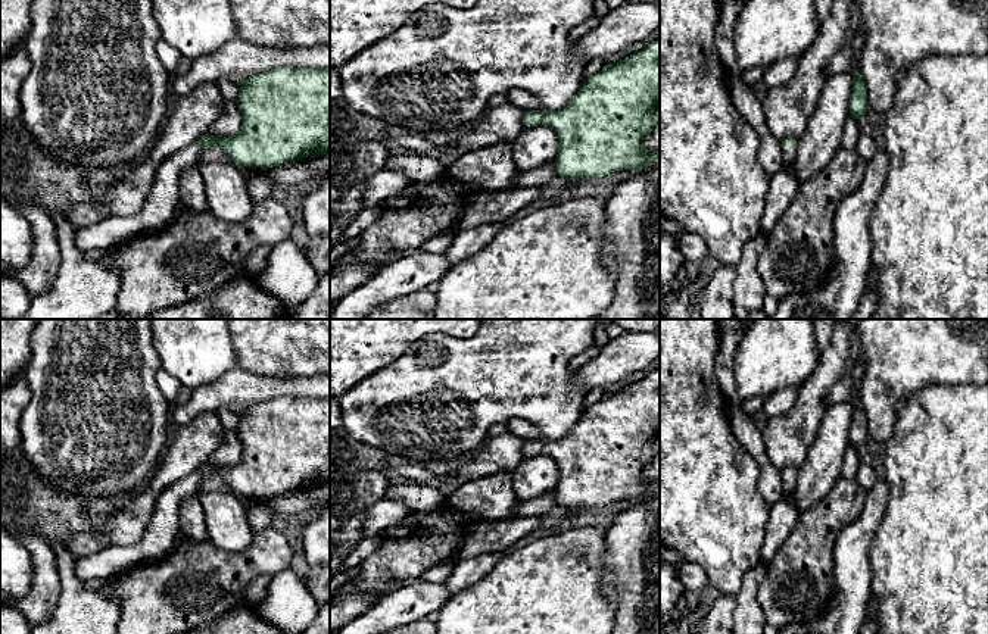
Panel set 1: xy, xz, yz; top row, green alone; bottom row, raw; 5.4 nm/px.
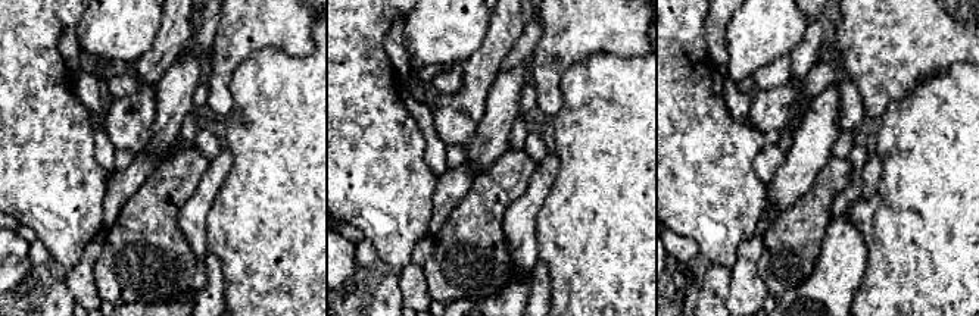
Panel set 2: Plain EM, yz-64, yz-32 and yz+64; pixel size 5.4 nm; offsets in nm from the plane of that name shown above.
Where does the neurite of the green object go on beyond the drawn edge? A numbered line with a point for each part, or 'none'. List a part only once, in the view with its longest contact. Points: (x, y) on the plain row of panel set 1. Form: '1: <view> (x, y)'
1: yz (789, 483)

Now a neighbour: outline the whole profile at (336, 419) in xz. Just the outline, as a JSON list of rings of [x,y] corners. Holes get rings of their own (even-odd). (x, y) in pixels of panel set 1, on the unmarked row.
[[[330,397],[330,430],[342,427],[343,427],[343,416],[340,402],[337,397]]]

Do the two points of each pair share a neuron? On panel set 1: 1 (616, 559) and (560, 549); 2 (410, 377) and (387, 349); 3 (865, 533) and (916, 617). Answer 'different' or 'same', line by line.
1: different
2: different
3: different

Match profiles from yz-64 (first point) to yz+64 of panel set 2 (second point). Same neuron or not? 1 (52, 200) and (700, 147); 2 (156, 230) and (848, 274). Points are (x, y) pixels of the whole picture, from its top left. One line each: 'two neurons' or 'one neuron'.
1: one neuron
2: two neurons

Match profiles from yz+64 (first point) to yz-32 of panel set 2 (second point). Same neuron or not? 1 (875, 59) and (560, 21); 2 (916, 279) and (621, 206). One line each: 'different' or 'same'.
1: same
2: same

